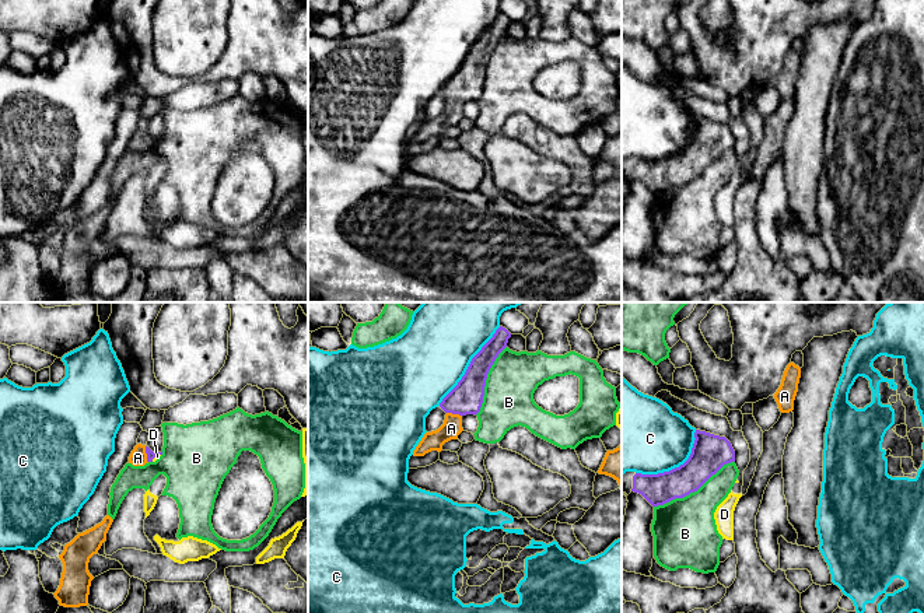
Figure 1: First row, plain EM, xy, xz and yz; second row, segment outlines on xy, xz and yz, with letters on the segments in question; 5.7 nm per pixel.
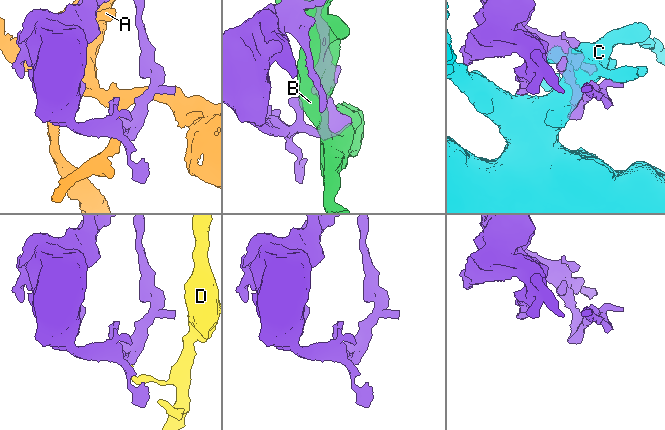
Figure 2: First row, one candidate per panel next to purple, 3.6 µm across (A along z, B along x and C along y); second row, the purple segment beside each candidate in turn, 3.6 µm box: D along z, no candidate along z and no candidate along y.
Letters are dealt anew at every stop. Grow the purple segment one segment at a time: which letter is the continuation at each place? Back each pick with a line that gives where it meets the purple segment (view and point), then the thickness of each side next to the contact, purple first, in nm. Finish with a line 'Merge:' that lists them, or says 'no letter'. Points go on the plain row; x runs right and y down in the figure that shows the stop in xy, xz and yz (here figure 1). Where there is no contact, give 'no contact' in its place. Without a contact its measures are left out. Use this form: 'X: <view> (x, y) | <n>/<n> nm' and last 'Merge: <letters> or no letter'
A: xy (147, 142) | 50/100 nm
Merge: A

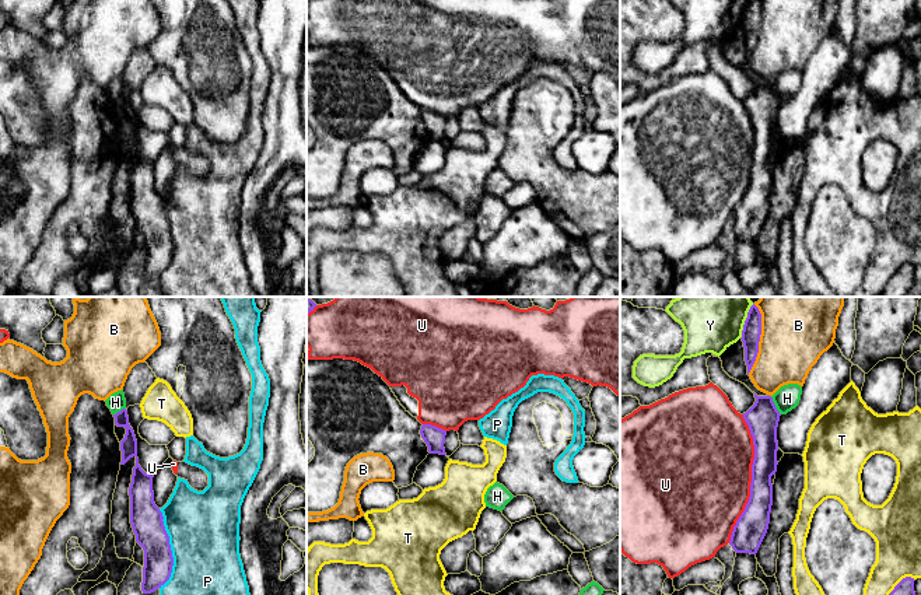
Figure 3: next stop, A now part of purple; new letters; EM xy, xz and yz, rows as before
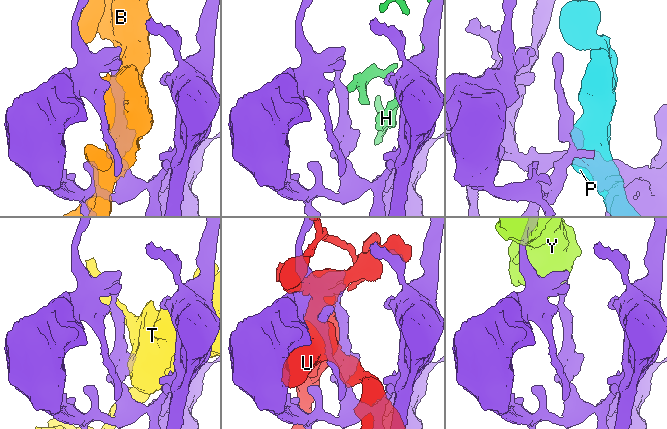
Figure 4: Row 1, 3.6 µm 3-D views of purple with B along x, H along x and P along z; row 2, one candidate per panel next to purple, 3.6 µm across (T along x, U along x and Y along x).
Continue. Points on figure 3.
Merge: no letter

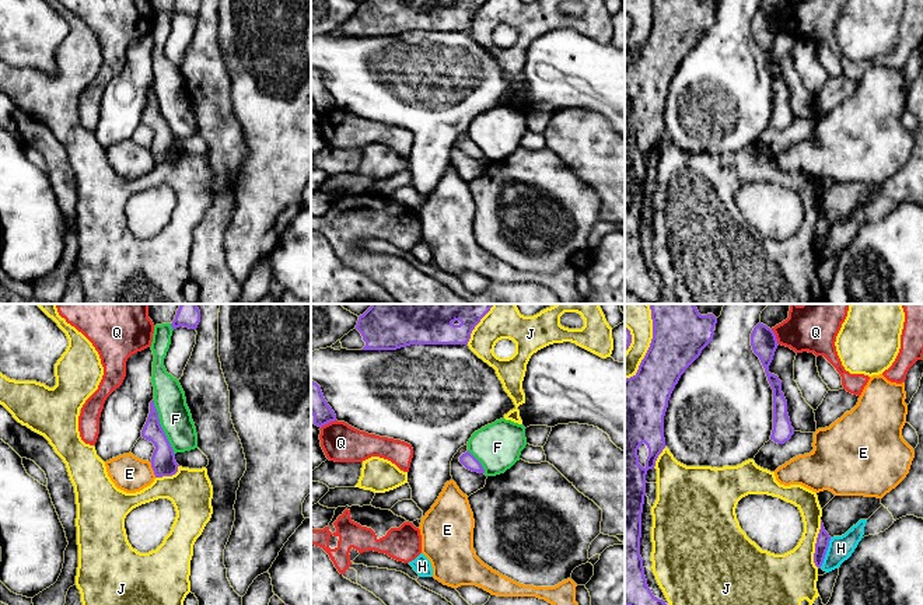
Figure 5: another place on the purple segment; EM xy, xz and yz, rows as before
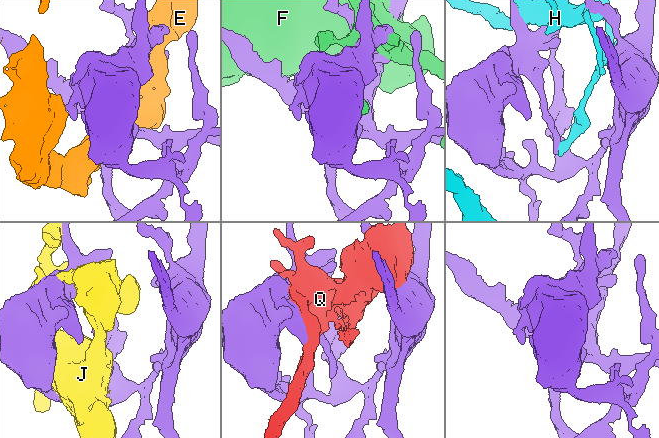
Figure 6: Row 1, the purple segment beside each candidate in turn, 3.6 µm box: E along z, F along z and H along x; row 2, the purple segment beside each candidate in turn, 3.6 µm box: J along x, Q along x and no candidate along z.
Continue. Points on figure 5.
Merge: no letter

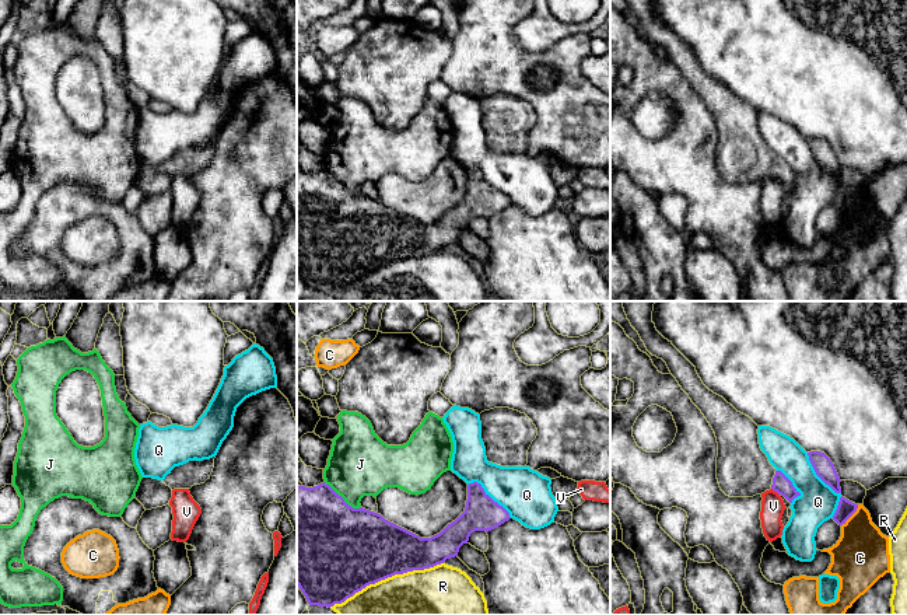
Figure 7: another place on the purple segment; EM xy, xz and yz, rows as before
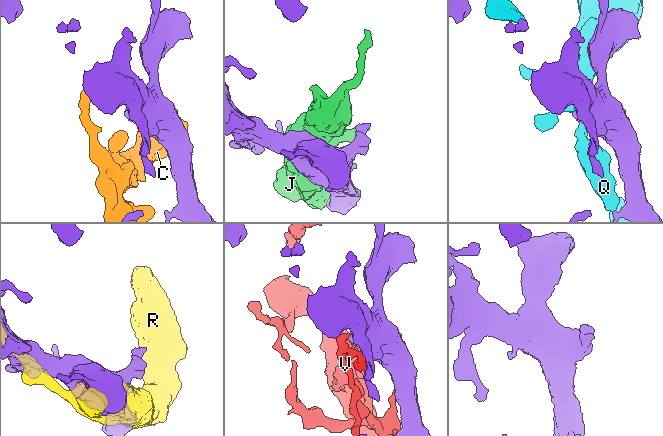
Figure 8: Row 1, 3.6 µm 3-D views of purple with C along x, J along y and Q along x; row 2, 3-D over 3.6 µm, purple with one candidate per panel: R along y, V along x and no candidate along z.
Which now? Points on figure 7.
Merge: no letter

